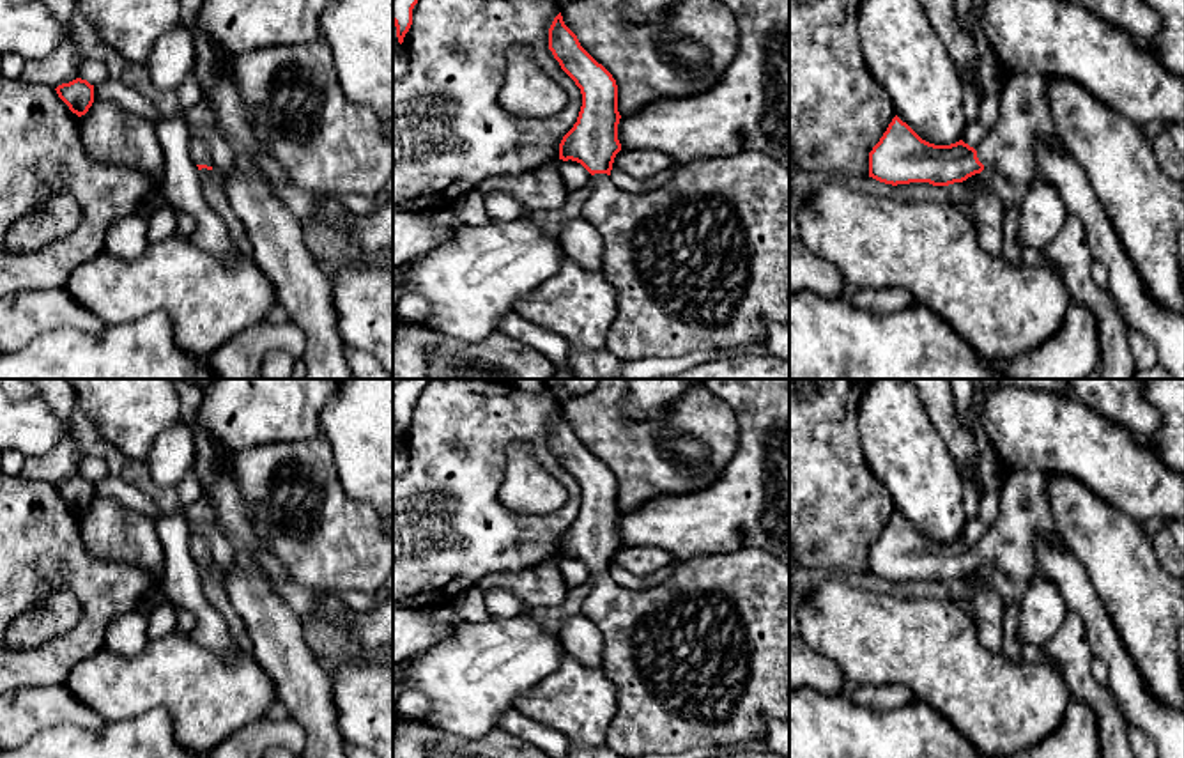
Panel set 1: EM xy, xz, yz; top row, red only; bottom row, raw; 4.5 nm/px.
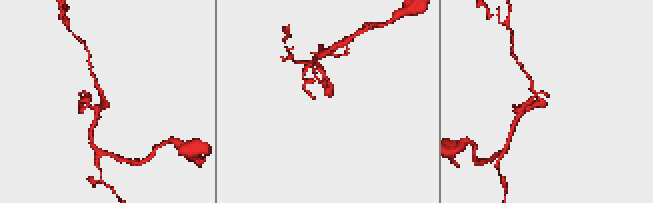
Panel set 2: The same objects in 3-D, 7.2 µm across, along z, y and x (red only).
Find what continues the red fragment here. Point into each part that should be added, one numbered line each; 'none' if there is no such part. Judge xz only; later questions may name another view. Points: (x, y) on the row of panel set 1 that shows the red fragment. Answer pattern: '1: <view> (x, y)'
1: xz (703, 262)

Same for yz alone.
1: yz (1025, 119)

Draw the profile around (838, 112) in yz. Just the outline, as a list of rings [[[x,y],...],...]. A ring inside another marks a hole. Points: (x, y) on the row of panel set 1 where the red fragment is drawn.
[[[789,0],[789,149],[795,152],[795,165],[789,168],[789,177],[796,172],[818,172],[825,175],[869,175],[869,152],[880,142],[888,124],[896,117],[894,106],[885,89],[871,74],[858,41],[858,7],[864,0]]]

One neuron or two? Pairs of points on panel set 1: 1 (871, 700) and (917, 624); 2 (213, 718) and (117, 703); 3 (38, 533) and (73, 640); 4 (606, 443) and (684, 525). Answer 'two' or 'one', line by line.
1: two
2: one
3: one
4: two

